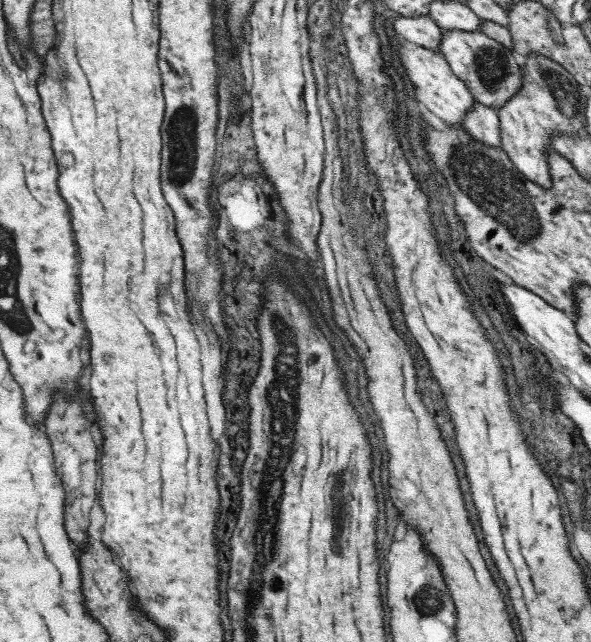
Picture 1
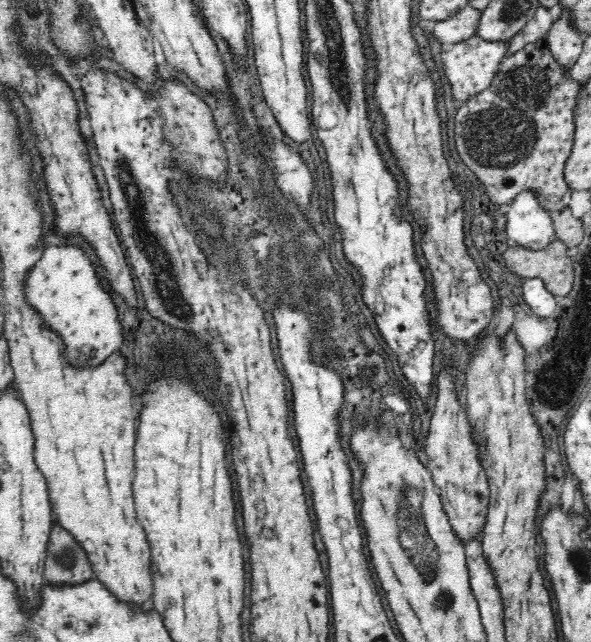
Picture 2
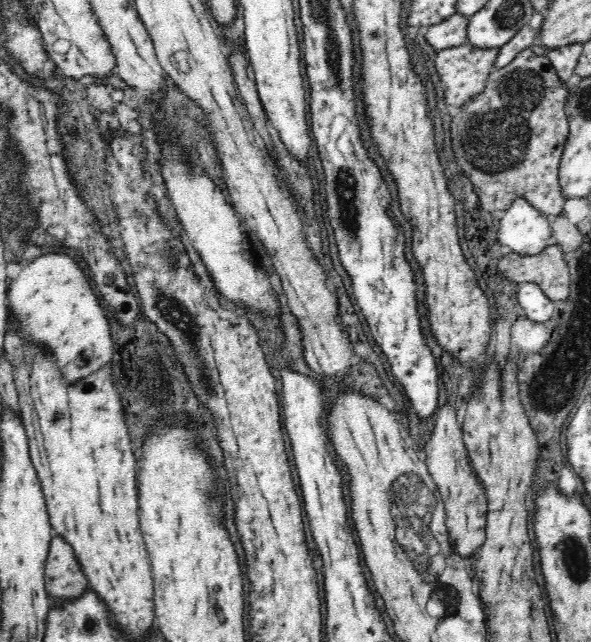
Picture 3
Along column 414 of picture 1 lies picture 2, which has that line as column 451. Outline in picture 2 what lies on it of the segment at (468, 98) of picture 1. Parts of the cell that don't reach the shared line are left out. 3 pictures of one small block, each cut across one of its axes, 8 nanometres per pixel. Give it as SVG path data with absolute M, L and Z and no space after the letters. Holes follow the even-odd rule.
M476 36L443 48L440 52L440 60L444 76L450 84L452 98L464 102L472 95L486 90L504 60L506 48L508 48L508 42L488 42Z

